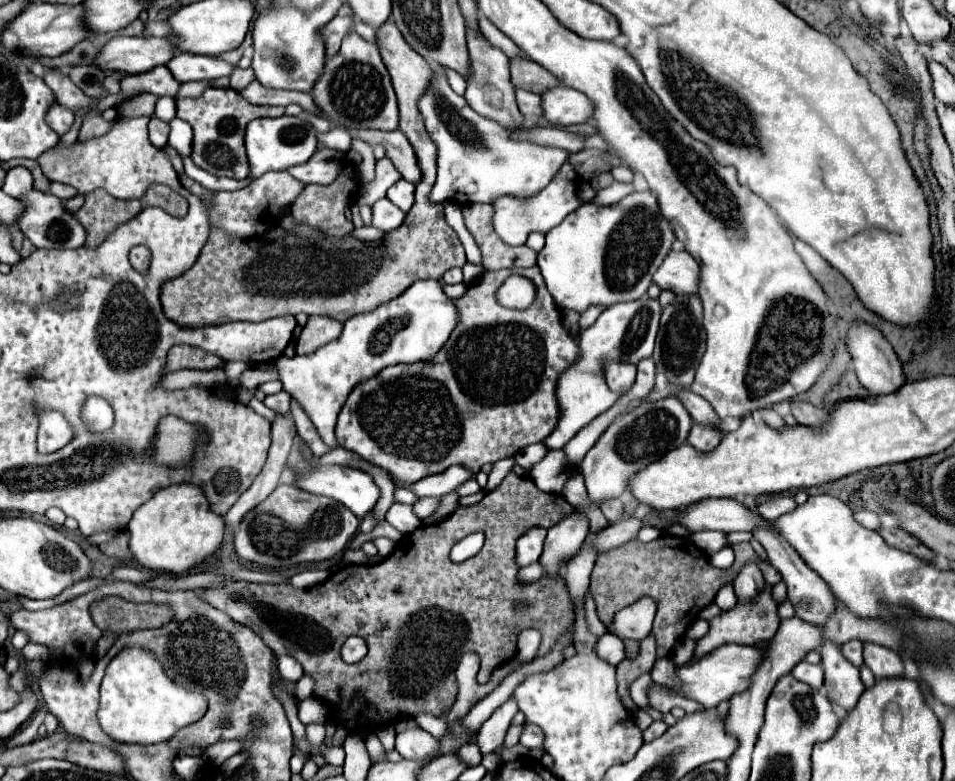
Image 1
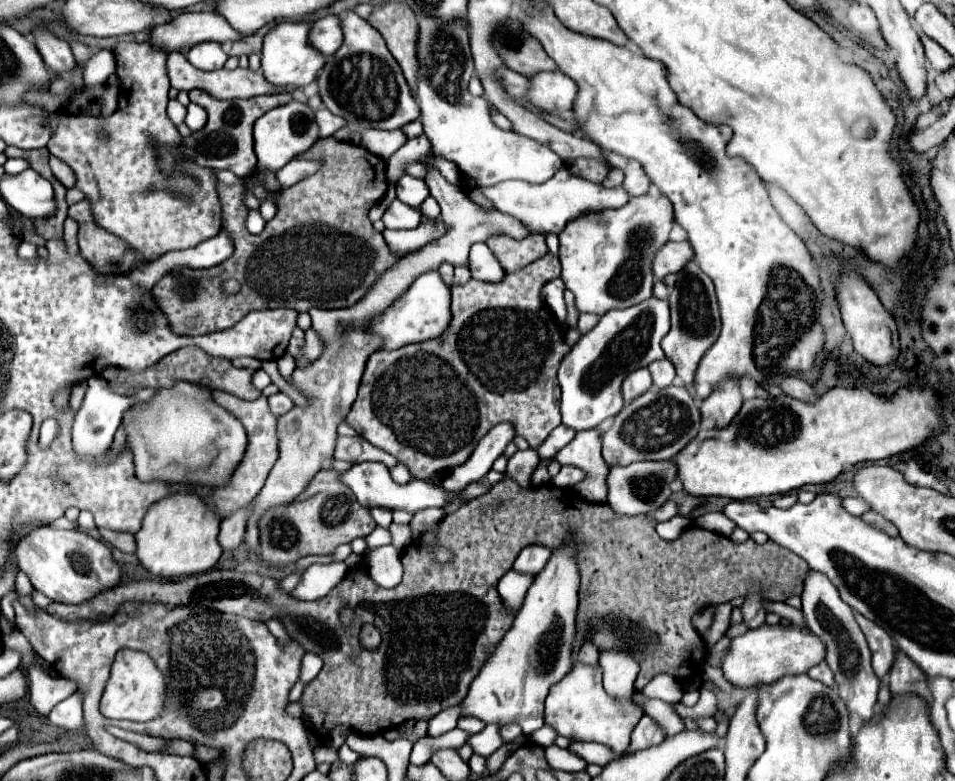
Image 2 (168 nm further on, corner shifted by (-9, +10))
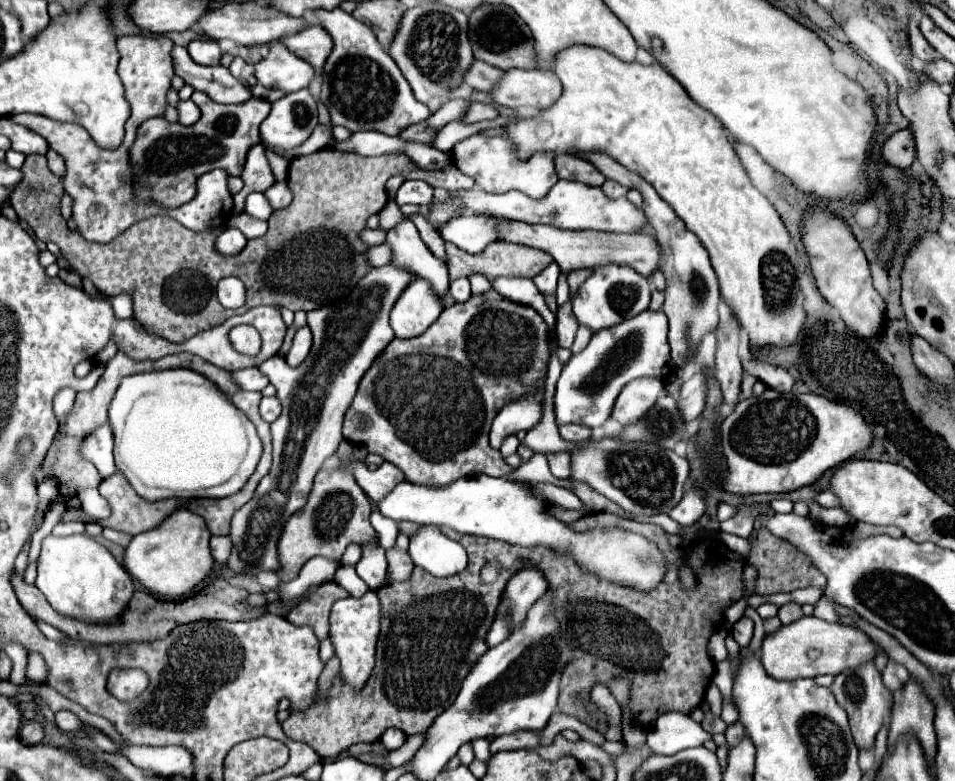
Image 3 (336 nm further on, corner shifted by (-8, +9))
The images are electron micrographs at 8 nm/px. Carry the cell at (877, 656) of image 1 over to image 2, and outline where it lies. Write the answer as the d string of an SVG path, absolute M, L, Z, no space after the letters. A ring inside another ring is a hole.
M900 649L896 651L896 659L894 659L894 665L890 667L888 681L890 681L890 691L894 695L918 693L922 699L926 699L928 705L932 703L932 697L930 697L930 691L926 685L926 675Z

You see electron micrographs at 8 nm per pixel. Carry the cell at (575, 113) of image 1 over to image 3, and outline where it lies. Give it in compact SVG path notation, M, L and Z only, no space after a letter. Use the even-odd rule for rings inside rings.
M513 68L505 72L505 78L501 78L501 82L497 82L489 94L495 104L507 108L533 106L543 110L545 106L551 106L553 100L557 100L561 94L561 84L549 70Z

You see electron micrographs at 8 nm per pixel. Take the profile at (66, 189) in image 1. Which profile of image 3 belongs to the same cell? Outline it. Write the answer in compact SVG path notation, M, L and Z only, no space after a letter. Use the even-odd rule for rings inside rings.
M49 150L47 152L47 162L49 162L49 170L55 176L63 176L65 174L65 160L55 150Z

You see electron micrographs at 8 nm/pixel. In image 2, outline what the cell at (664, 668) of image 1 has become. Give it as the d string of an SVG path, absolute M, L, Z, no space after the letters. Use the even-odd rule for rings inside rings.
M702 685L700 687L700 703L696 703L694 707L686 707L686 709L683 709L683 704L680 702L673 706L680 717L688 717L688 719L698 717L698 715L700 717L712 717L716 711L716 693L710 687Z

